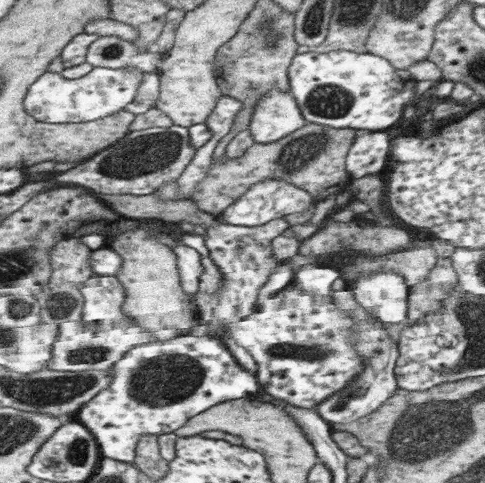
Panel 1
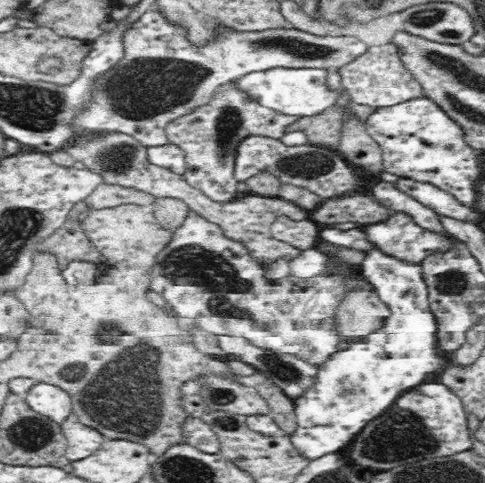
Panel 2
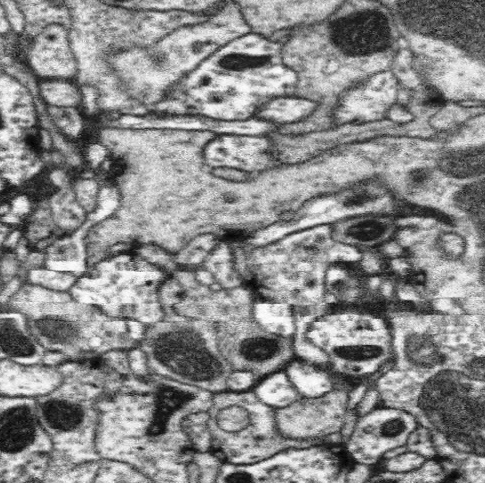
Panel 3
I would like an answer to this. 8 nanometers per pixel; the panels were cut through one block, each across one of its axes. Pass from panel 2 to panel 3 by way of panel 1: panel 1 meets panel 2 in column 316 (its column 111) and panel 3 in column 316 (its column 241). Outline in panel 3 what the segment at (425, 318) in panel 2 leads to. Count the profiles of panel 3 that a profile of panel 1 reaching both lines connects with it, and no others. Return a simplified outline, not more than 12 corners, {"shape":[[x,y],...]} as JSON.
{"shape":[[312,366],[308,374],[284,368],[302,400],[332,392],[328,370]]}

